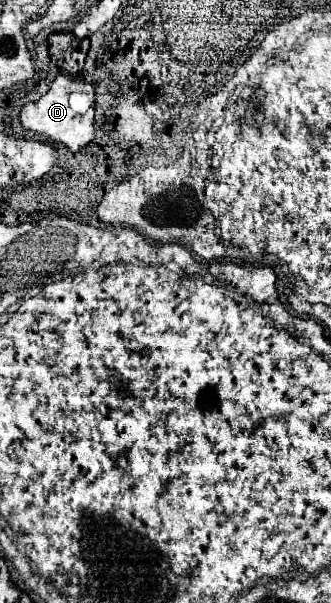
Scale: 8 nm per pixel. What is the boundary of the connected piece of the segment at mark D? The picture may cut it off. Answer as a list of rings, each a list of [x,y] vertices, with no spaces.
[[[56,76],[50,90],[40,100],[22,108],[20,120],[26,130],[46,134],[52,140],[62,142],[68,150],[78,152],[94,140],[94,86],[68,80],[66,76]]]

